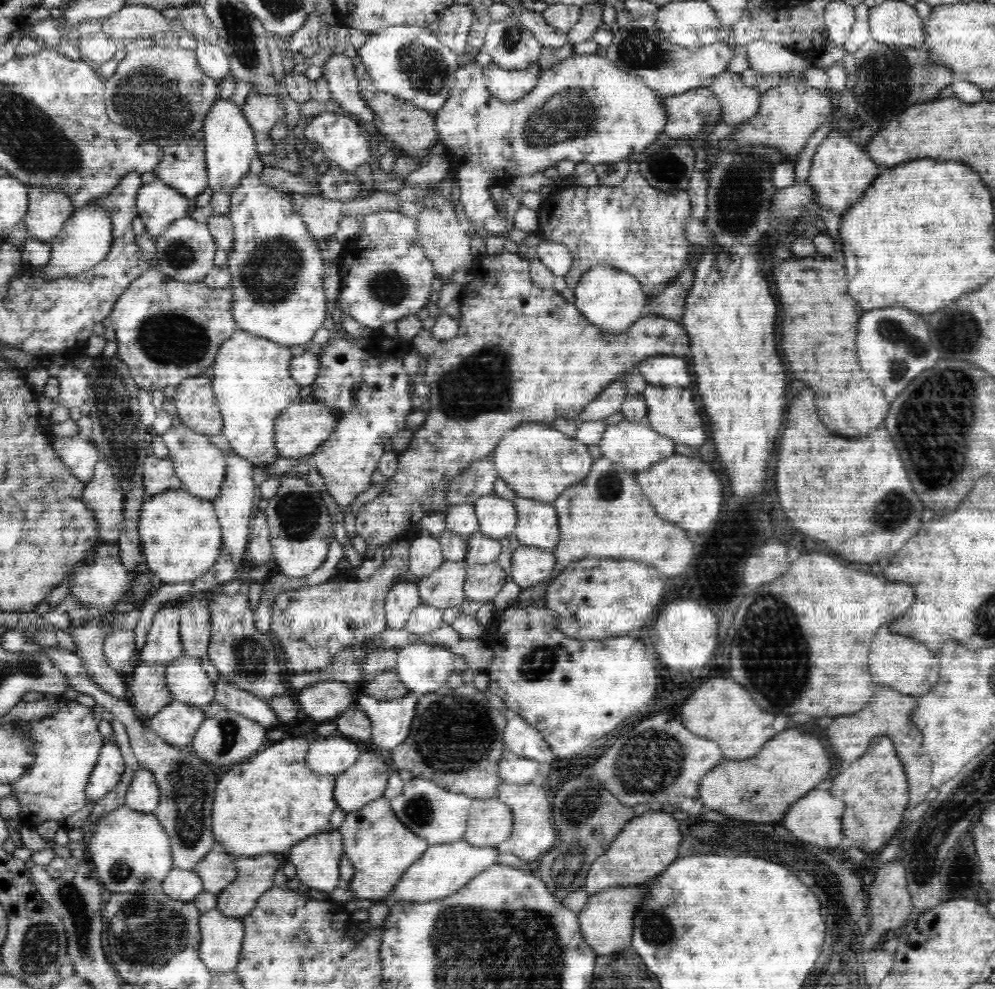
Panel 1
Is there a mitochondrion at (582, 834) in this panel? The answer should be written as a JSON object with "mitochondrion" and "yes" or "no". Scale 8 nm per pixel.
{"mitochondrion":"yes"}

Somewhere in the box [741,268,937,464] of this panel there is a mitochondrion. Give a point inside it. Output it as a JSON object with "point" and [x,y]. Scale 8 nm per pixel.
{"point":[906,347]}

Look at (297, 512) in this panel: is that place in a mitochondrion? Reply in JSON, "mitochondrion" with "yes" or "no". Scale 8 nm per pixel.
{"mitochondrion":"yes"}

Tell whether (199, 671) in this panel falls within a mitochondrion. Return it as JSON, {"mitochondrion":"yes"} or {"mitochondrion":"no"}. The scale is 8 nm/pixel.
{"mitochondrion":"no"}

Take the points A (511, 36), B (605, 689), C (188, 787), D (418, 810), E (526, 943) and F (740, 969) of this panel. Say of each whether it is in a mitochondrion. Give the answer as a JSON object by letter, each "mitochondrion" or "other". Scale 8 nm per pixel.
{"A":"mitochondrion","B":"other","C":"mitochondrion","D":"mitochondrion","E":"mitochondrion","F":"other"}

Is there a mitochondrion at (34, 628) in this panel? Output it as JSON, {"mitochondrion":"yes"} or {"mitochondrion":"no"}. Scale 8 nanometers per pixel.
{"mitochondrion":"no"}

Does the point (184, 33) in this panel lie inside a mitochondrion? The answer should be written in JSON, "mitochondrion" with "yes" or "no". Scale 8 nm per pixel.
{"mitochondrion":"no"}

